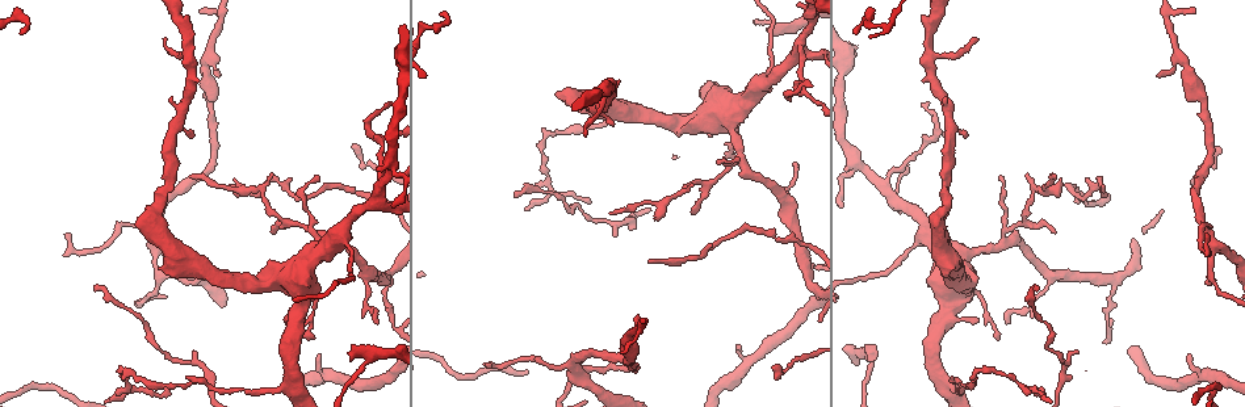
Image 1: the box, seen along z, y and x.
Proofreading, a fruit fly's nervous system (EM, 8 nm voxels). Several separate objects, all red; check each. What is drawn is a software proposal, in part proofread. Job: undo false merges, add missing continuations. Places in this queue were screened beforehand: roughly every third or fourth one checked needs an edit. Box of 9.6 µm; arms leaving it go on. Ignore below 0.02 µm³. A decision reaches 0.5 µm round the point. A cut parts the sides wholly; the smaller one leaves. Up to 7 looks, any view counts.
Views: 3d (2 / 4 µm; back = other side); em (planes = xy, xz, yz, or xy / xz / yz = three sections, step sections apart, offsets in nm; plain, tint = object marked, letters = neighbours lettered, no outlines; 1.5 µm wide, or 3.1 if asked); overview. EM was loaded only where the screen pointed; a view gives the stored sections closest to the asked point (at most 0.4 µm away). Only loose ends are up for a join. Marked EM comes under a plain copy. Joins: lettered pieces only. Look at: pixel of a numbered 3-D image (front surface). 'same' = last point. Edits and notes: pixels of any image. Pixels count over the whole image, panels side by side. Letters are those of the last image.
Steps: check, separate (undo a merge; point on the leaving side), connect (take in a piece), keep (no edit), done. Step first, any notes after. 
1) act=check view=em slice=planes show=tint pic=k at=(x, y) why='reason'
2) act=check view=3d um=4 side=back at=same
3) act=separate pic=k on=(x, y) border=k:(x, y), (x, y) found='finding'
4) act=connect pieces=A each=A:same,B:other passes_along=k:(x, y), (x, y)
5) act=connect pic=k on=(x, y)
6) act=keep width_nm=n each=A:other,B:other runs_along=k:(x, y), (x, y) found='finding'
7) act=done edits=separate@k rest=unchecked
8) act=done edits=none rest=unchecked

act=check view=3d um=2 pic=1 at=(910, 160) why='narrows sharply'

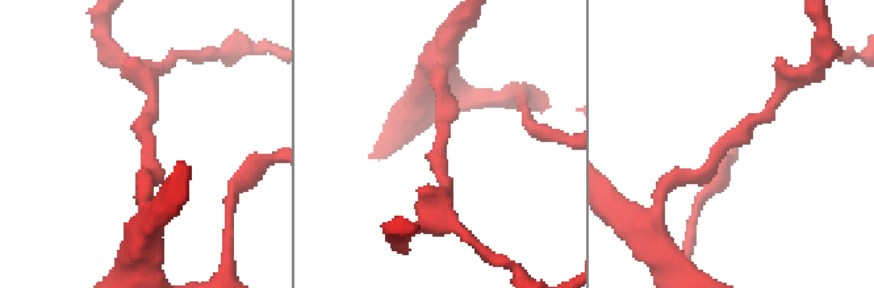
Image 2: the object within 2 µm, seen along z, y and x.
act=check view=em slice=planes show=tint pic=2 at=(723, 147)

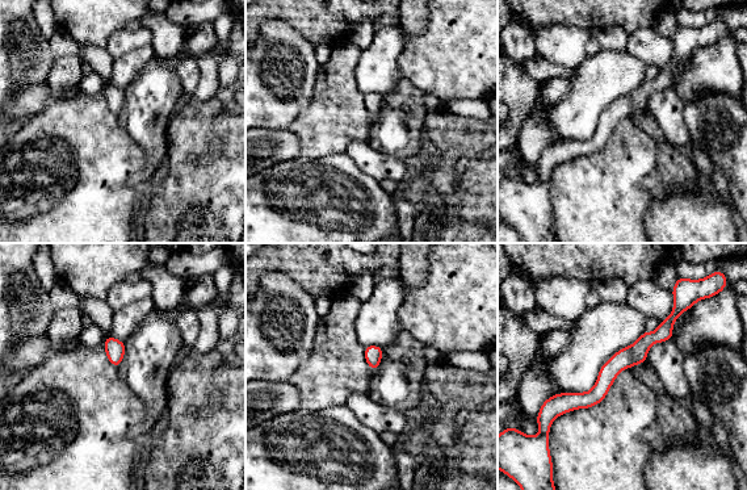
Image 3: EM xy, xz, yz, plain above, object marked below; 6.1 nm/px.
act=check view=em slice=planes show=letters at=same why='what lies round it'

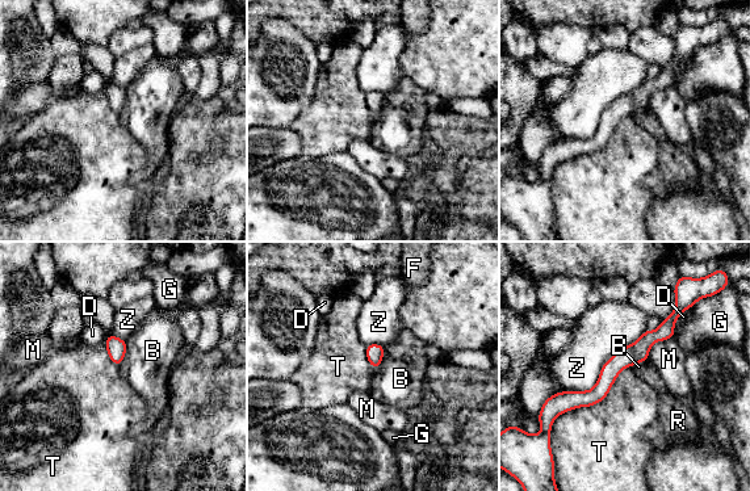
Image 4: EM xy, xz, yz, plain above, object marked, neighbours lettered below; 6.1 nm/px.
act=keep each=B:other,D:other,F:other,G:other,M:other,R:other,T:other,Z:other found='one neuron here'

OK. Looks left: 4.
act=check view=3d um=2 pic=1 at=(977, 38) why='tapers out'

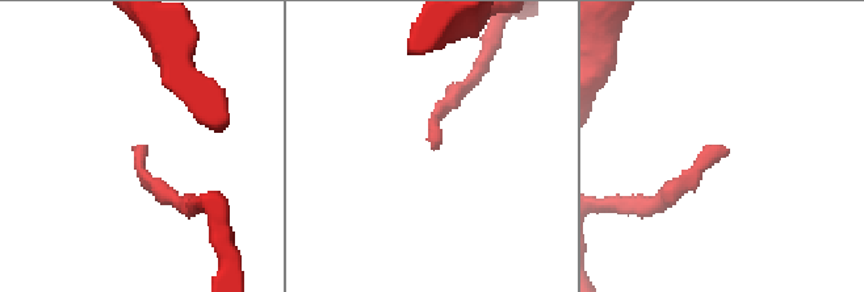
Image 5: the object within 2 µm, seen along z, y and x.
act=check view=em slice=xz step=8 show=letters pic=5 at=(723, 146) why='shape alone is not enough'

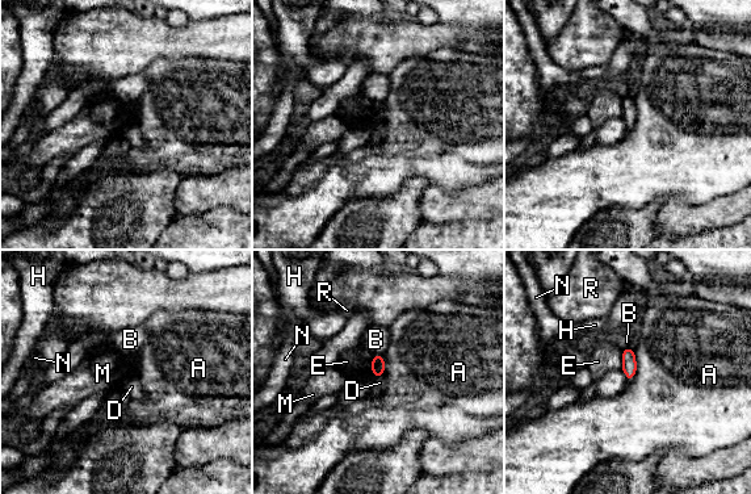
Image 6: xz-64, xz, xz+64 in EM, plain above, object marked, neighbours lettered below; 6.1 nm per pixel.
act=keep width_nm=80 each=A:other,B:other,D:other,E:other,H:other,M:other,N:other,R:other border=6:(384, 373), (373, 377) found='no lettered piece goes on from it'

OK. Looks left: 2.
act=check view=3d um=2 pic=1 at=(220, 76) why='tapers out'

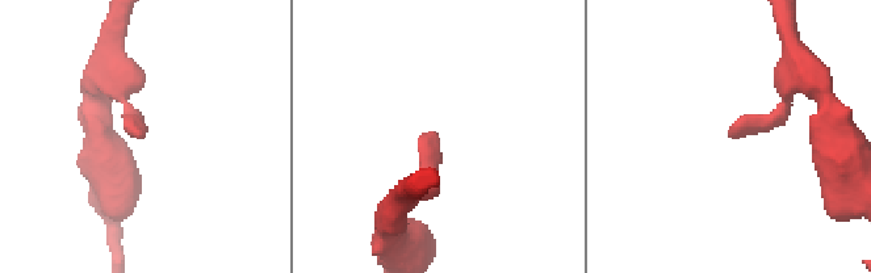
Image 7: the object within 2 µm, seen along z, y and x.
act=check view=em slice=planes show=letters pic=7 at=(732, 135)

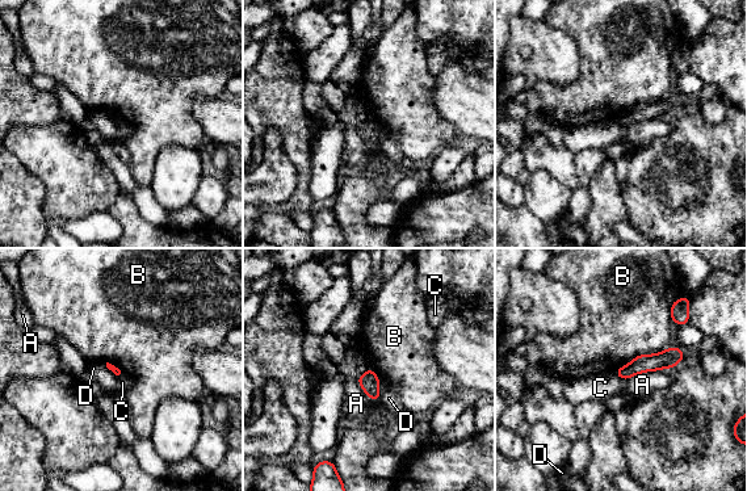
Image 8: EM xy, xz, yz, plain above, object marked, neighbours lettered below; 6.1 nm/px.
act=keep each=A:other,B:other,C:other,D:other found='none of them fits'

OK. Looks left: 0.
act=done edits=none rest=unchecked

